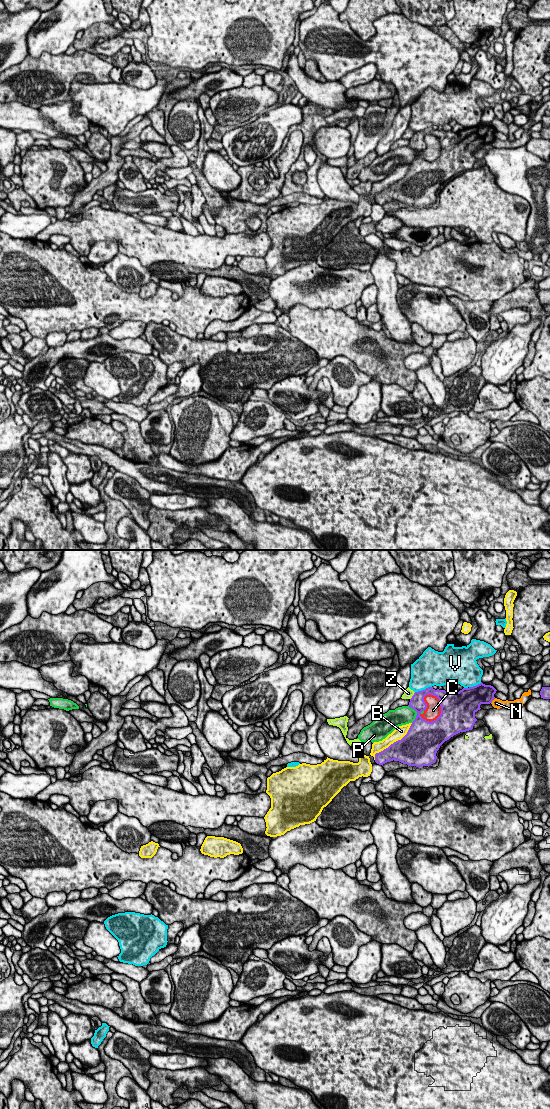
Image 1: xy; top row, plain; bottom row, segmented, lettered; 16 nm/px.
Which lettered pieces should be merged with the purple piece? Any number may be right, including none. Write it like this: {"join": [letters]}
{"join": []}

